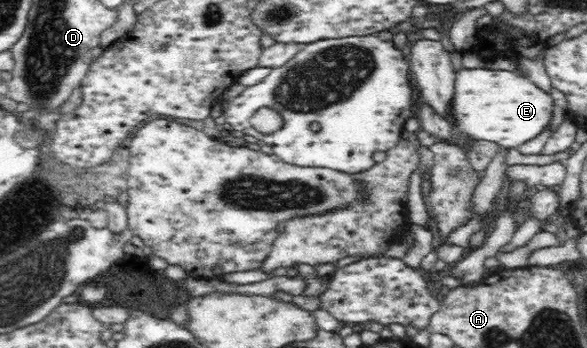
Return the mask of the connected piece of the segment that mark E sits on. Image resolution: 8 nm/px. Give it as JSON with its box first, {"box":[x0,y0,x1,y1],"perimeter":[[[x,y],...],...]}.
{"box":[455,69,553,149],"perimeter":[[[460,69],[455,79],[455,113],[463,121],[465,133],[471,139],[493,141],[505,149],[517,149],[519,145],[535,139],[551,121],[553,99],[543,89],[535,87],[528,77],[517,72],[495,69]]]}

